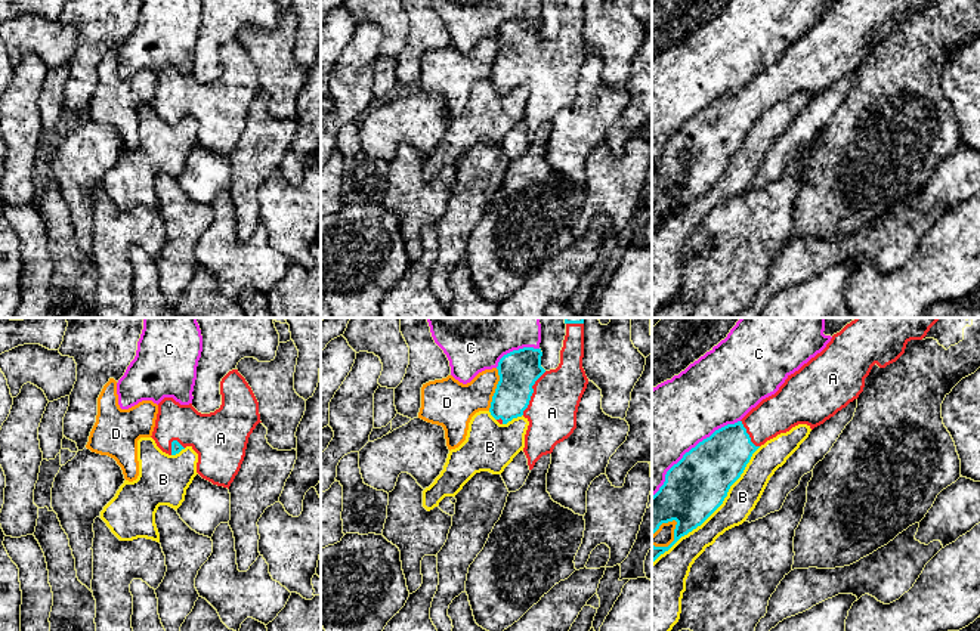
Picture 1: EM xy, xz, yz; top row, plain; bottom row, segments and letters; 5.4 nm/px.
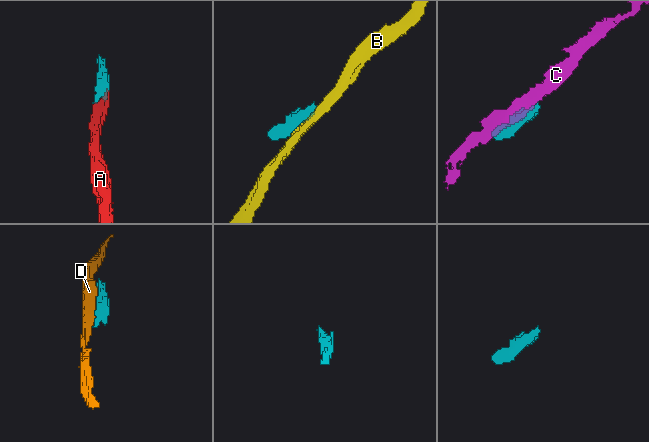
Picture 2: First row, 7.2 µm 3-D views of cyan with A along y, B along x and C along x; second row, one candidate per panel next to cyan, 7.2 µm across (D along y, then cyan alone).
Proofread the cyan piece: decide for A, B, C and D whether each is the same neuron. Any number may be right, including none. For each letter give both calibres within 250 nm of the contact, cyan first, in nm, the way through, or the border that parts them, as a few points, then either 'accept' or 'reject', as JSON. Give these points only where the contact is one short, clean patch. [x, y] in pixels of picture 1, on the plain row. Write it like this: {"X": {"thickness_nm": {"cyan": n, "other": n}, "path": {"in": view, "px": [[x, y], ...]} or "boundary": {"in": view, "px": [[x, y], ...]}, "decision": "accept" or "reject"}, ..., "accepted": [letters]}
{"A": {"thickness_nm": {"cyan": 220, "other": 280}, "decision": "accept"}, "B": {"thickness_nm": {"cyan": 320, "other": 170}, "decision": "reject"}, "C": {"thickness_nm": {"cyan": 320, "other": 440}, "decision": "reject"}, "D": {"thickness_nm": {"cyan": 220, "other": 260}, "decision": "reject"}, "accepted": ["A"]}

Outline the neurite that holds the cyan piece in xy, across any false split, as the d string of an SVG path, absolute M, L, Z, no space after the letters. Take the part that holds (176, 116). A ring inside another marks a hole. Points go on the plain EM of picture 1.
M238 38L222 47L220 64L220 77L210 83L164 66L151 106L169 124L191 115L198 123L197 142L229 158L244 130L248 106L262 90L259 71Z

